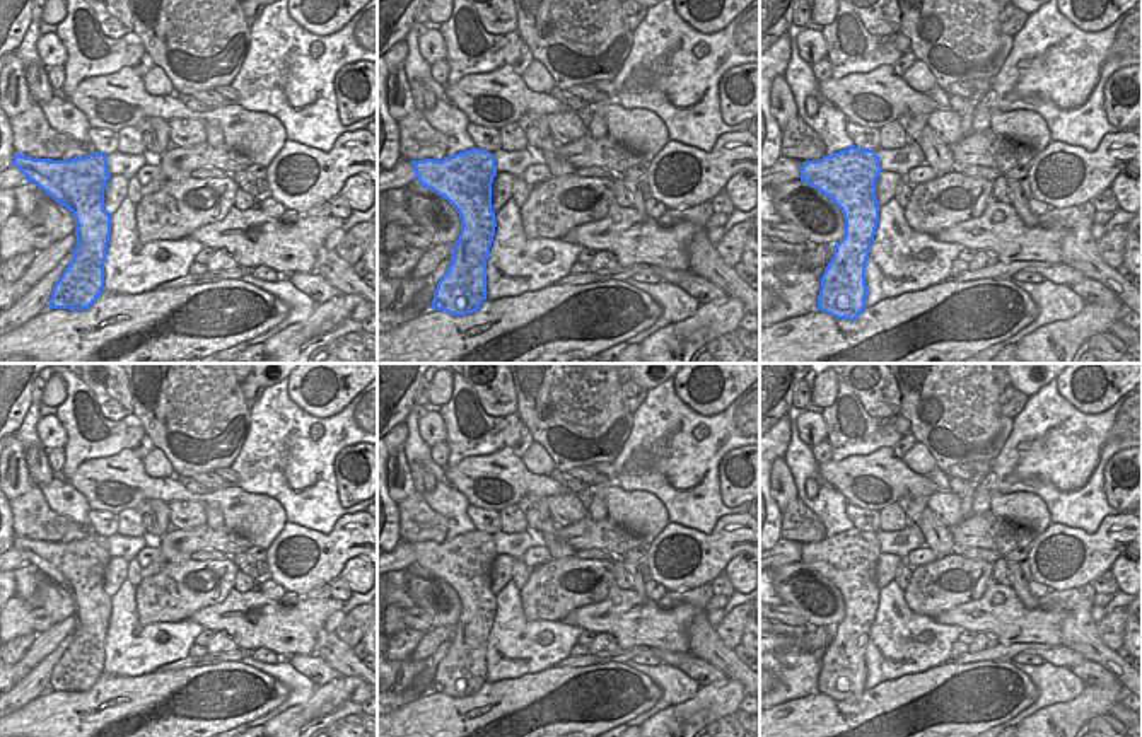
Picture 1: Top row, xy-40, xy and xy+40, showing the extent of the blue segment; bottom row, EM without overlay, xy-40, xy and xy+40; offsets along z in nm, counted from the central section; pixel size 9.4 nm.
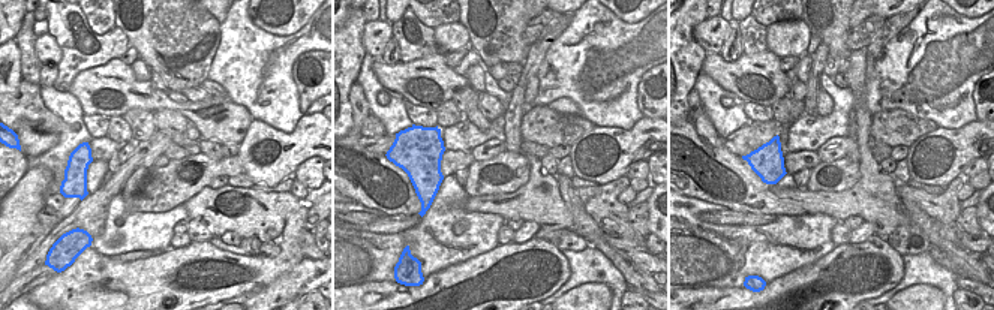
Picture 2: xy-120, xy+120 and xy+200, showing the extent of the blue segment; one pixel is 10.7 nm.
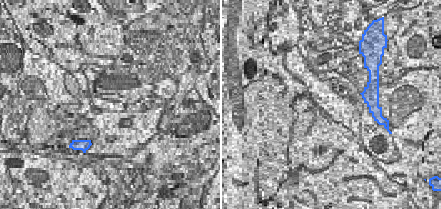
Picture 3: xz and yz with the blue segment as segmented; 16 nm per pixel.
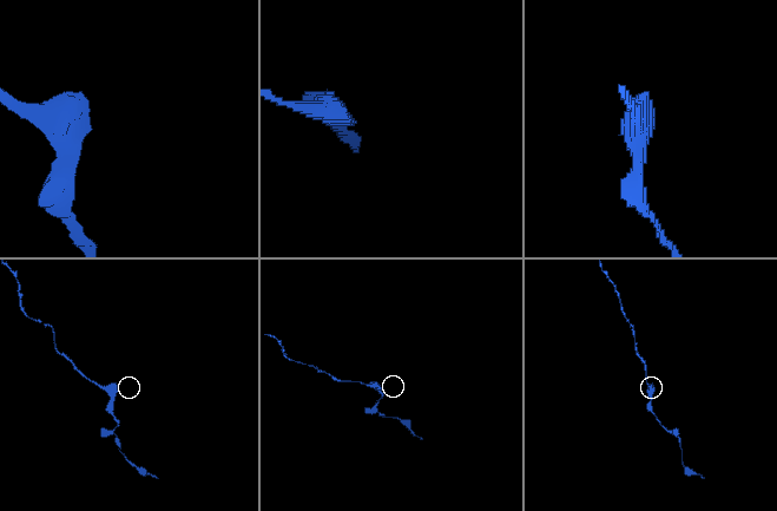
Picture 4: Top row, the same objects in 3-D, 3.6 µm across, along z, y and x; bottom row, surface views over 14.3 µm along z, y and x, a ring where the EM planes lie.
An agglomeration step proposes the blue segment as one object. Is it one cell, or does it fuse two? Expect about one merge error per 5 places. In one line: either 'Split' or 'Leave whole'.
Leave whole.

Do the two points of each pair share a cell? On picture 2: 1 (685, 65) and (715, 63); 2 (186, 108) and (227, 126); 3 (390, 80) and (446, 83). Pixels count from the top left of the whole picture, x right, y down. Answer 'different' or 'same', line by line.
1: different
2: same
3: same

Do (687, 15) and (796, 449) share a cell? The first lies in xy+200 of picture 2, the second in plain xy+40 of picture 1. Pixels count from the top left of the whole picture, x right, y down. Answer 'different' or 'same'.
different

